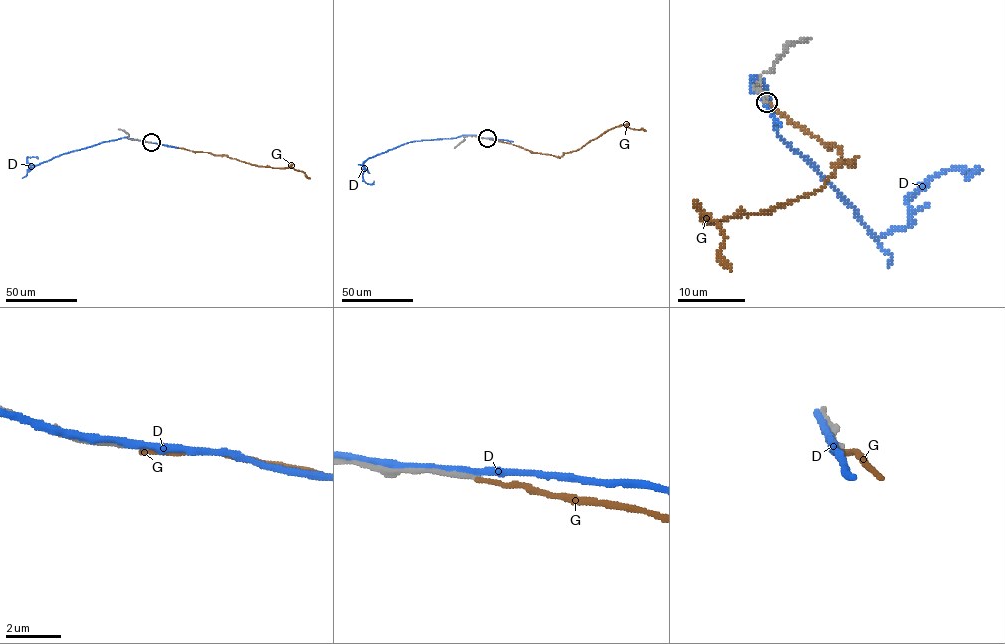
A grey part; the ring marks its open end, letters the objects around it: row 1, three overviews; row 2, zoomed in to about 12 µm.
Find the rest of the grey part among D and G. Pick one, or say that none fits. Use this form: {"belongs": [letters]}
{"belongs": []}

